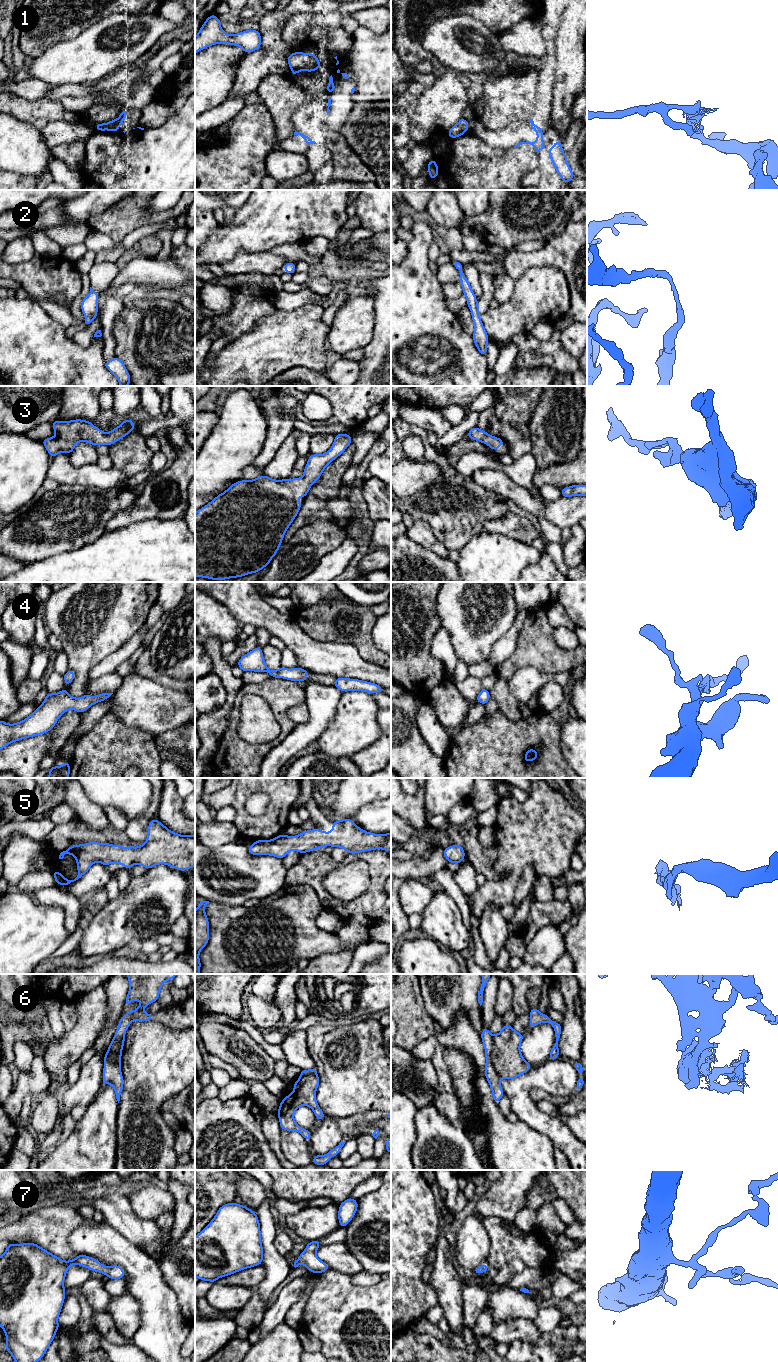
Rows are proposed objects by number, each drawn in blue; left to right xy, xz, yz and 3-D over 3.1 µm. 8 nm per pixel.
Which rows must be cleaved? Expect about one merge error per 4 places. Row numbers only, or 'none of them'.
1, 6

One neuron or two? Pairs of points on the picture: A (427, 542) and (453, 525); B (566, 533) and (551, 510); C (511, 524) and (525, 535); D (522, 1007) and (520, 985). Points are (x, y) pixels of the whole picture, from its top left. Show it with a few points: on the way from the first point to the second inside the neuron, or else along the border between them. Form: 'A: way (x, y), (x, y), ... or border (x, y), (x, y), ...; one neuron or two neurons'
A: border (420, 519), (429, 526), (435, 537), (448, 550); two neurons
B: border (570, 527), (561, 529); two neurons
C: way (514, 527), (517, 527), (522, 532); one neuron
D: way (520, 1002), (520, 990); one neuron

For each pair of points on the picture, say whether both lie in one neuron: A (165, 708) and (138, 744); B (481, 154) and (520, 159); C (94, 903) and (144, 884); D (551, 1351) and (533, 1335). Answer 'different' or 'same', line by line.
A: different
B: same
C: different
D: different

